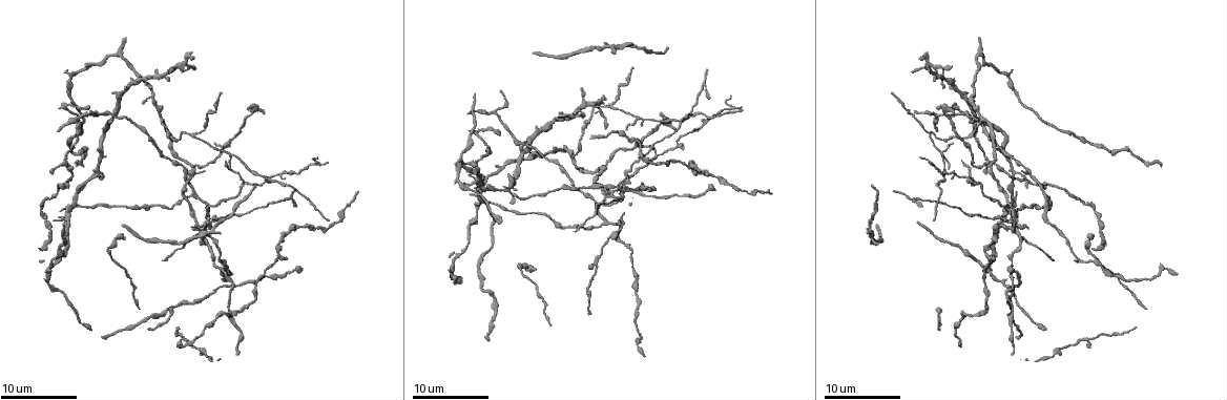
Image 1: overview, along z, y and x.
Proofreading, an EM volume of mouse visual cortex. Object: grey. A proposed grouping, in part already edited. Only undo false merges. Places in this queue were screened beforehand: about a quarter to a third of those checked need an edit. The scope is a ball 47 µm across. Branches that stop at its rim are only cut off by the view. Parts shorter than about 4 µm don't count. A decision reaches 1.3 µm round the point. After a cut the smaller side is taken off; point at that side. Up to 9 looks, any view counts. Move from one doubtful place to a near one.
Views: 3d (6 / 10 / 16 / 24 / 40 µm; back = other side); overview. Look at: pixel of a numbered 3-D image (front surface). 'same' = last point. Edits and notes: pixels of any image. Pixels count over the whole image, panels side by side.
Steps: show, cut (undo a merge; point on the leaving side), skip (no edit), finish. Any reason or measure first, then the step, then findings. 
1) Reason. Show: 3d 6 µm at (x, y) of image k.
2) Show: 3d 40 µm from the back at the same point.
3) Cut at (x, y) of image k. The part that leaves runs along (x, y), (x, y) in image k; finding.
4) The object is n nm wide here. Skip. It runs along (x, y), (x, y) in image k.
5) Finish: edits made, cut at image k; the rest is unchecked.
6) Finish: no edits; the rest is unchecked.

Four arms meet. Show: 3d 10 µm at (119, 119) of image 1.

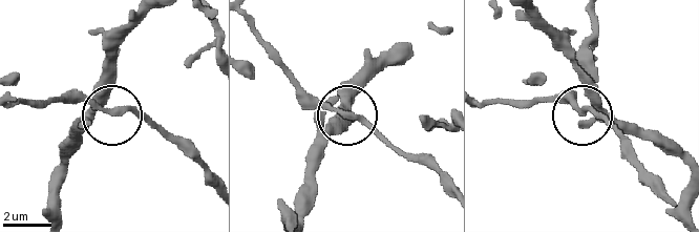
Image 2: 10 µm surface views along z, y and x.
Skip. It runs along (442, 180), (352, 118), (305, 160) in image 2; continuous, no second neuron.

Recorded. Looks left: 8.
Three-way junction. Show: 3d 16 µm at (194, 133) of image 1.

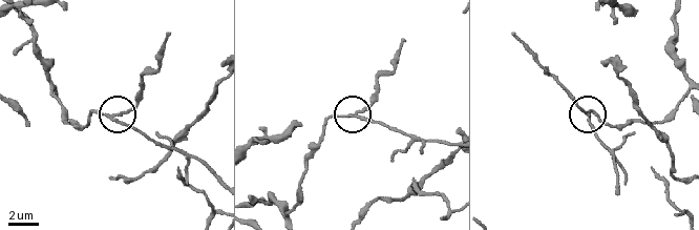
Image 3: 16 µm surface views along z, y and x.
Cut at (127, 125) of image 3. The part that leaves runs along (107, 117), (195, 157), (214, 172) in image 3; two neurons meet here.

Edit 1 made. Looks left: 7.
Three-way junction. Show: 3d 10 µm at (571, 160) of image 1.

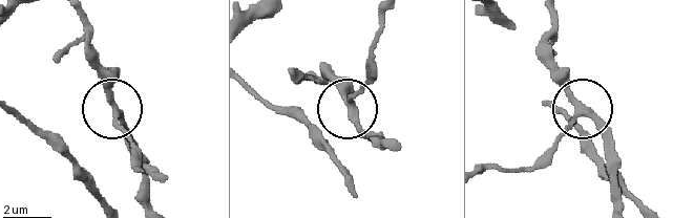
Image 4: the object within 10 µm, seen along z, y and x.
Skip. It runs along (153, 208), (144, 154), (113, 109), (113, 124), (133, 164) in image 4; all the same neuron.

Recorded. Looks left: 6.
Four arms meet. Show: 3d 10 µm at (203, 229) of image 1.

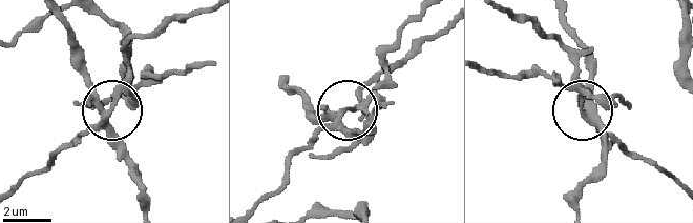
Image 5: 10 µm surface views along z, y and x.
Cut at (131, 106) of image 5. The part that leaves runs along (105, 121), (127, 69), (129, 45), (205, 11) in image 5; two neurons meet here.

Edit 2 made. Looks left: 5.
See it whole again. Show: overview.

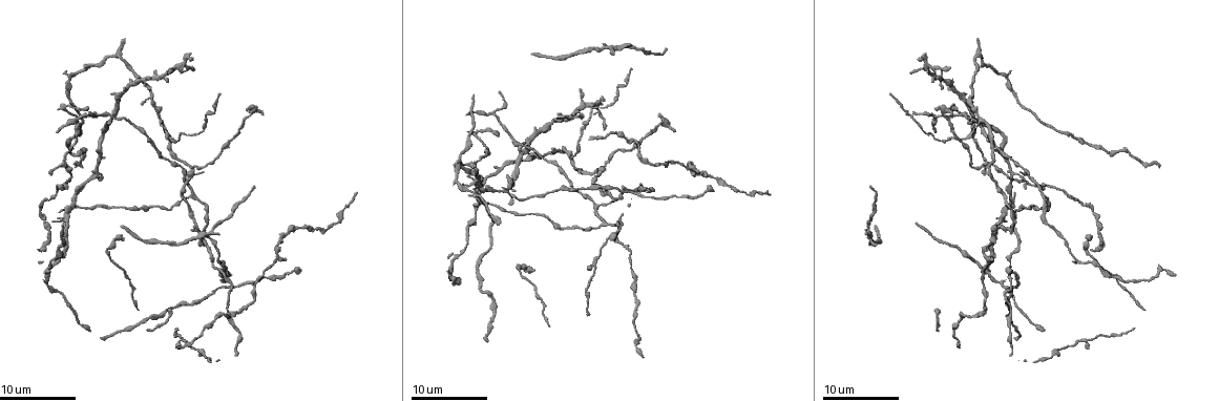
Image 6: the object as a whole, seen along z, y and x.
Four arms meet. Show: 3d 10 µm at (641, 193) of image 6.

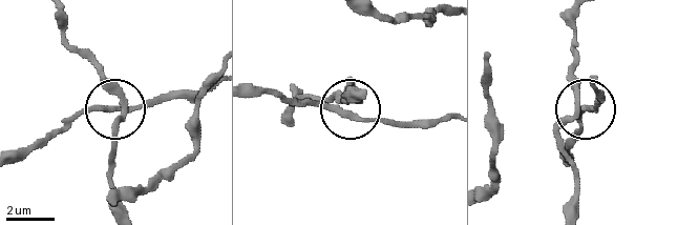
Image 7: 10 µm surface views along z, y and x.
The side arm is 44 µm long; 4 arms meet here. Skip. One neuron here.

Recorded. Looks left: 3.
Finish: edits made, cut at image 3, cut at image 5; the rest is unchecked.

